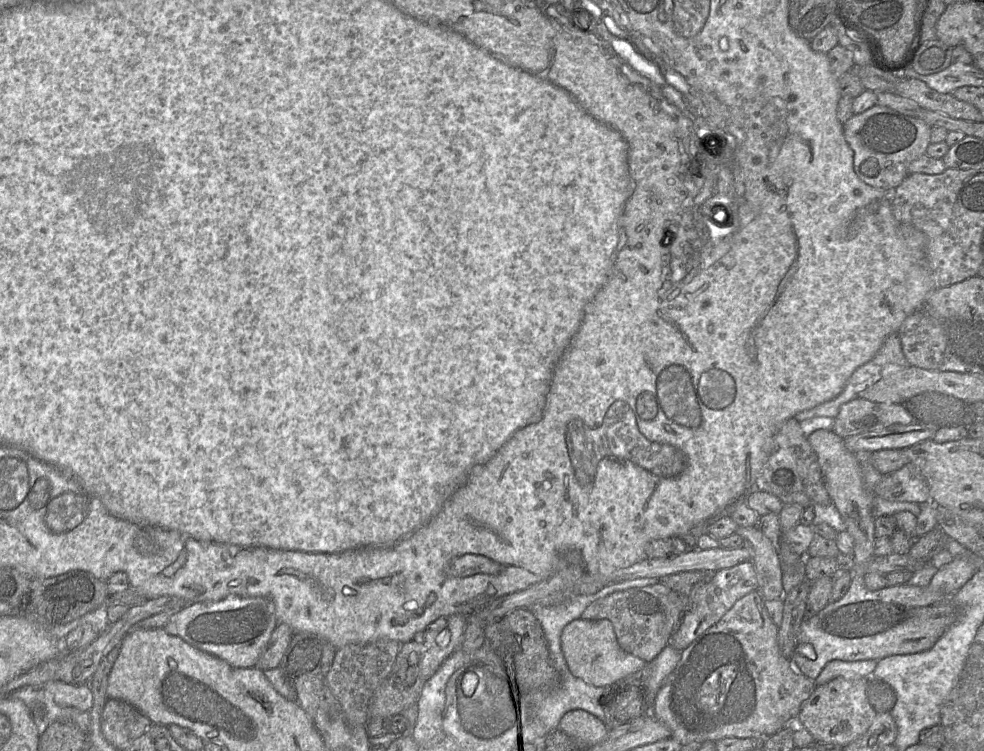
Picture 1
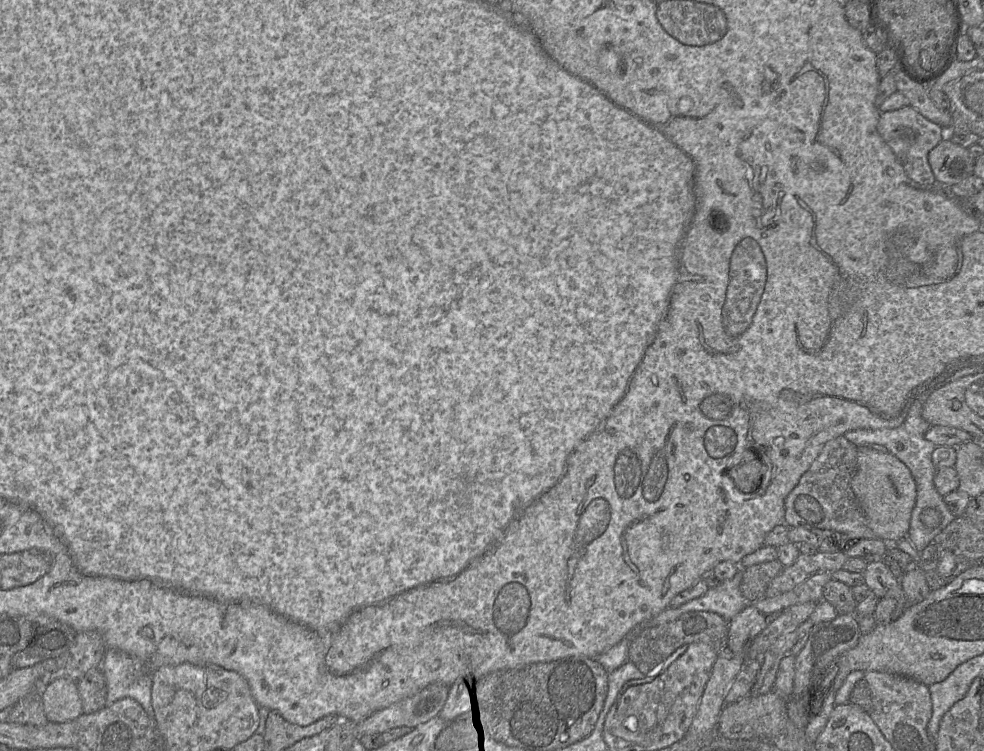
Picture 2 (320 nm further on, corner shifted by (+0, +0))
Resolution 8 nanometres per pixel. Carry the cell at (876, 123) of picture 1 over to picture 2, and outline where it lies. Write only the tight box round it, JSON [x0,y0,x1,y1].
[877,106,947,185]

